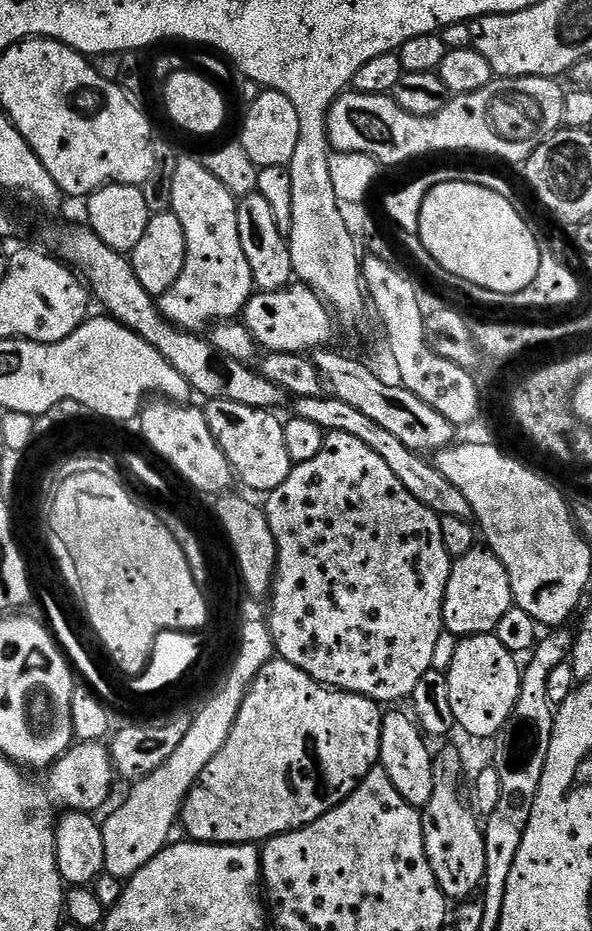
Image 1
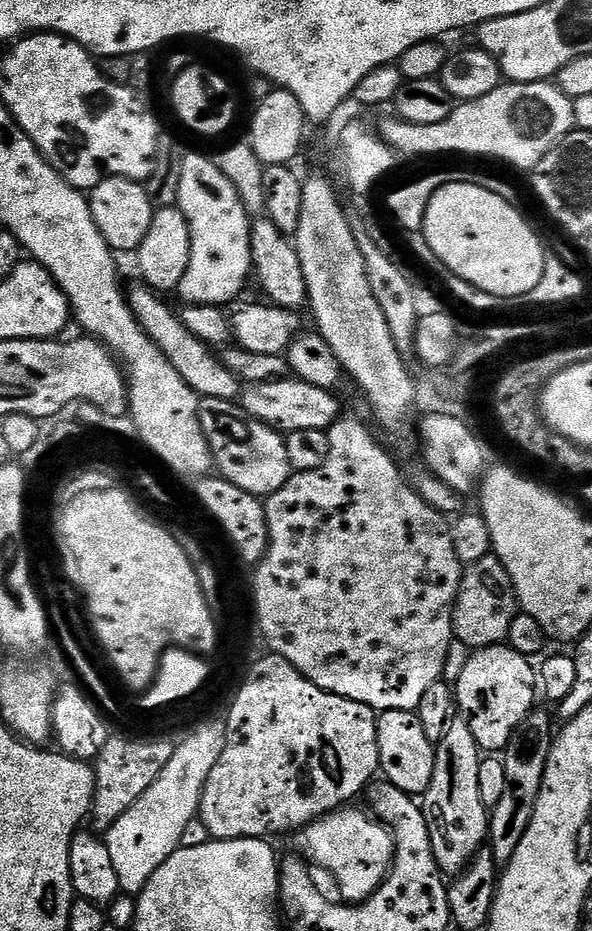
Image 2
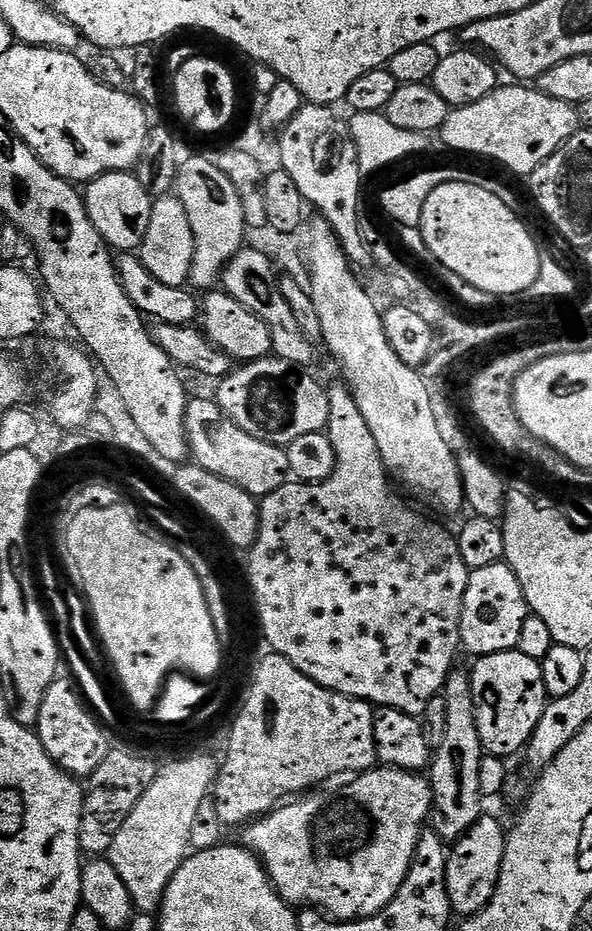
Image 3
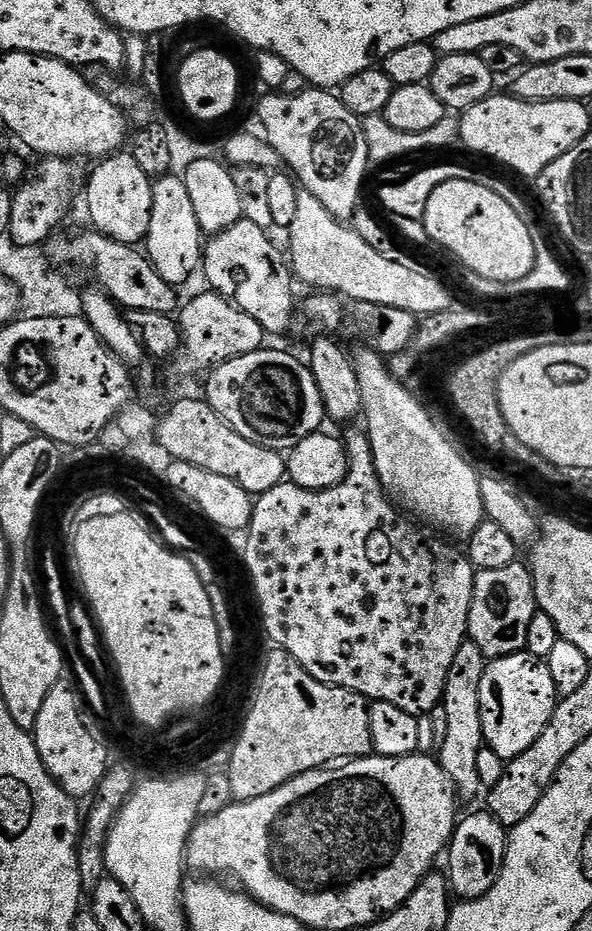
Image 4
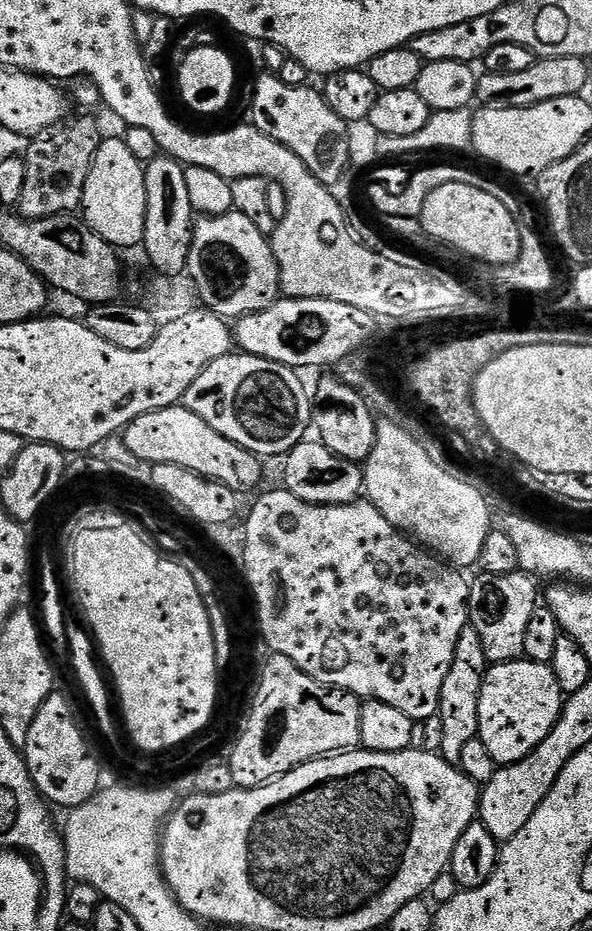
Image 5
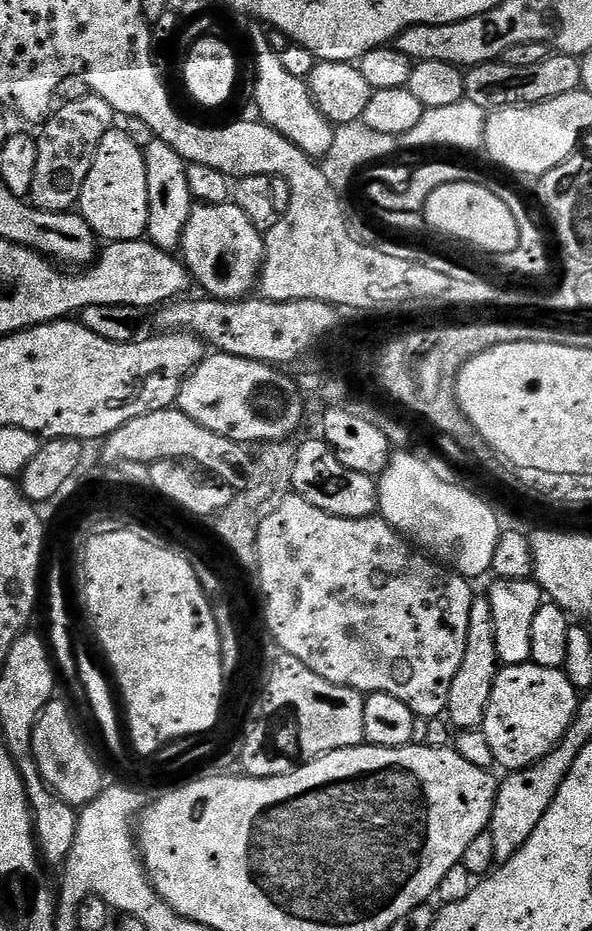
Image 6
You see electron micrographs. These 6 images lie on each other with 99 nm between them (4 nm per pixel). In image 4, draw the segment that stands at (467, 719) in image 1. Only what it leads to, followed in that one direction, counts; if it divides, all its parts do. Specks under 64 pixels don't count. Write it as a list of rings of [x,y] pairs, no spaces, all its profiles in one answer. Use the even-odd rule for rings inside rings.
[[[525,650],[493,659],[485,667],[480,683],[480,717],[484,731],[484,744],[505,762],[526,754],[526,750],[530,750],[530,746],[534,746],[534,742],[542,738],[542,734],[556,712],[557,703],[558,695],[554,678],[551,677],[548,665],[541,657],[531,656]]]

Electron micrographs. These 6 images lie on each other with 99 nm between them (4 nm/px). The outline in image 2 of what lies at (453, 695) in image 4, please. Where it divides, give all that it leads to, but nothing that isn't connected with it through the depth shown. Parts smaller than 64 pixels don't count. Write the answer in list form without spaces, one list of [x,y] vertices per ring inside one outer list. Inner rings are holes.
[[[463,718],[449,720],[446,734],[442,734],[435,745],[434,778],[430,778],[430,786],[423,794],[422,807],[434,858],[445,877],[455,878],[468,867],[488,839],[490,812],[478,794],[482,750]]]

